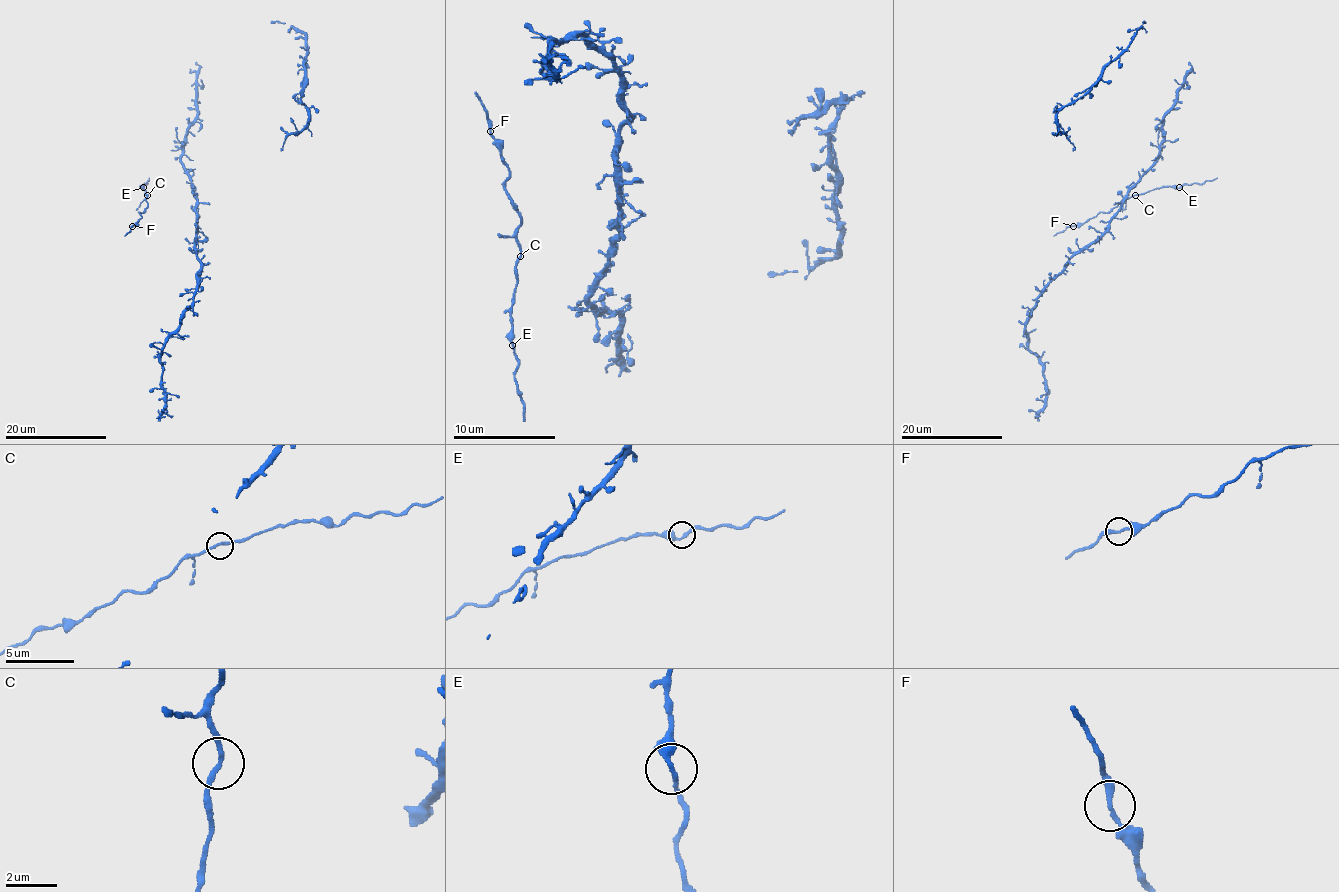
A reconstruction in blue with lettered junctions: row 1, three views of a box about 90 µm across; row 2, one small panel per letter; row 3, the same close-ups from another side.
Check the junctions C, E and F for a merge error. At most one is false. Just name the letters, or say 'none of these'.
none of these

